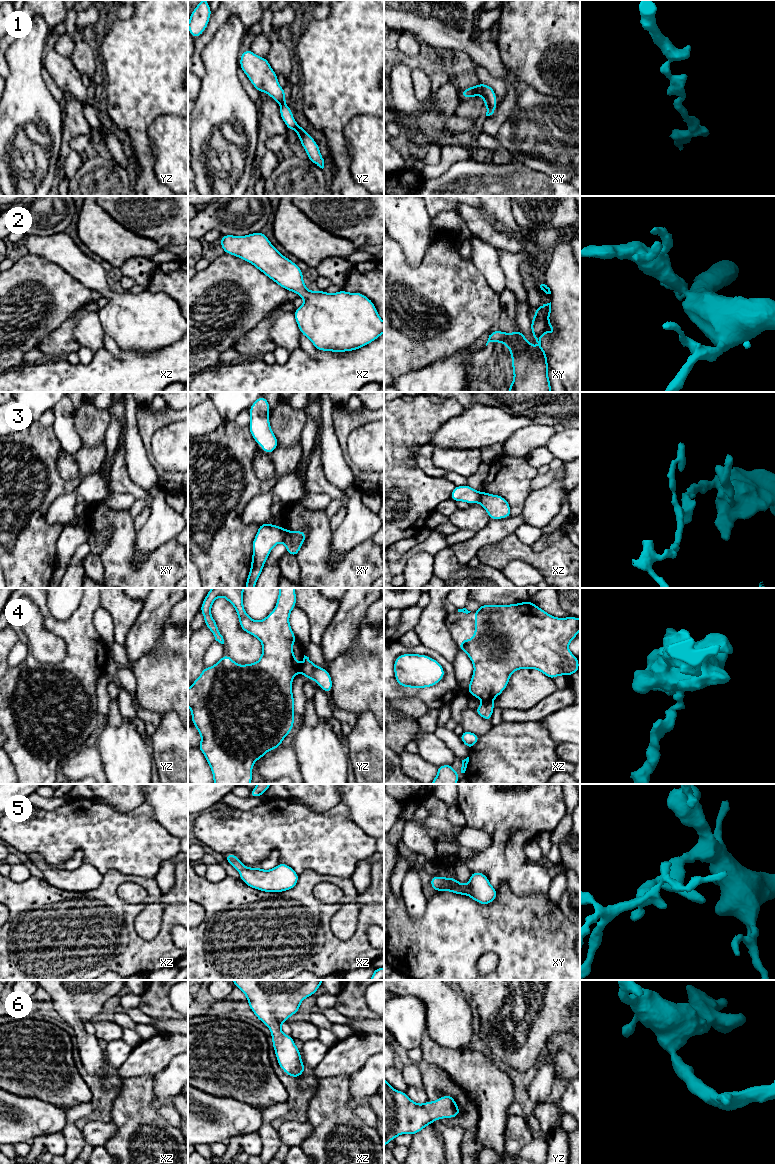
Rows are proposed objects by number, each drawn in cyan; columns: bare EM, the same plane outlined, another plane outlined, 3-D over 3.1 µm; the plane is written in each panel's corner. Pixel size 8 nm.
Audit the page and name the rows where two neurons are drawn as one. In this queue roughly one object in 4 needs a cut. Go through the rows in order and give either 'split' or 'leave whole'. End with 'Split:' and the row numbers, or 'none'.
1: leave whole
2: leave whole
3: split
4: split
5: leave whole
6: leave whole
Split: 3, 4

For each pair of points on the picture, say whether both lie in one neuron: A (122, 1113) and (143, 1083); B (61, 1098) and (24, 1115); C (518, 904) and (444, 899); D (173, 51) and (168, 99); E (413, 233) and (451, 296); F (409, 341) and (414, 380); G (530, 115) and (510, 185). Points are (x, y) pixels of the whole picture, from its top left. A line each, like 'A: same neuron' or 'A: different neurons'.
A: same neuron
B: different neurons
C: same neuron
D: same neuron
E: different neurons
F: different neurons
G: different neurons

